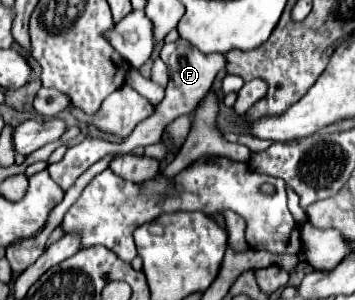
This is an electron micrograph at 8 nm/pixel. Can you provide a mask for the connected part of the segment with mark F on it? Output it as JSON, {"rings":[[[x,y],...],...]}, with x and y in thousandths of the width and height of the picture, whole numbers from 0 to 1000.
{"rings":[[[499,130],[493,143],[465,143],[459,163],[454,163],[454,197],[465,203],[465,217],[476,230],[476,283],[465,297],[465,330],[437,357],[431,383],[420,397],[408,397],[403,410],[392,410],[380,423],[380,437],[346,477],[330,477],[335,483],[330,517],[335,510],[375,510],[375,503],[392,503],[414,483],[448,477],[454,450],[459,450],[459,423],[470,423],[487,397],[499,397],[510,383],[544,377],[555,363],[561,337],[594,297],[606,250],[617,237],[628,237],[634,217],[639,217],[634,183],[606,183],[606,177],[577,183],[577,177],[566,177],[561,163],[549,163],[538,143],[527,143],[515,130]]]}

